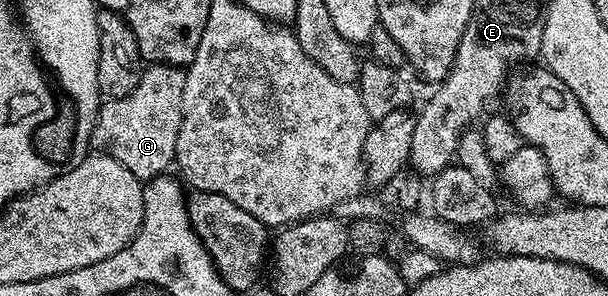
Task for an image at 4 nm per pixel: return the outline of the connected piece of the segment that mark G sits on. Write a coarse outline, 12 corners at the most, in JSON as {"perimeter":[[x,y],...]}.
{"perimeter":[[184,70],[101,105],[91,145],[146,183],[173,165]]}

